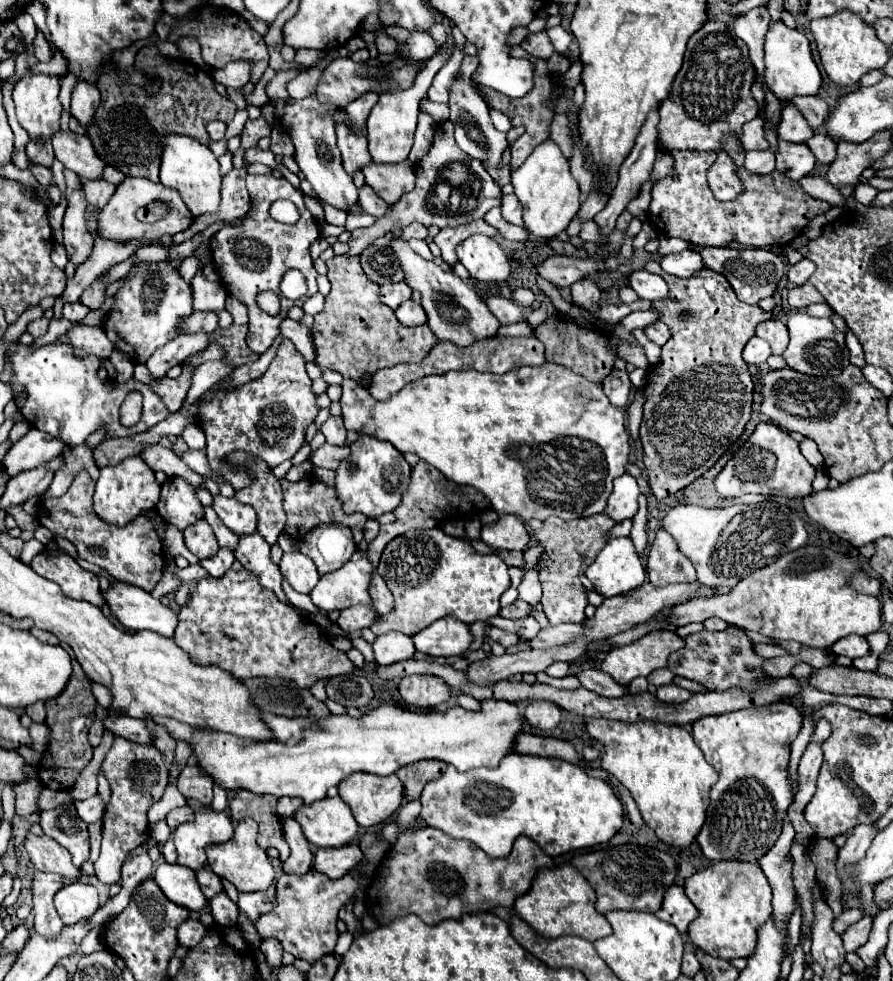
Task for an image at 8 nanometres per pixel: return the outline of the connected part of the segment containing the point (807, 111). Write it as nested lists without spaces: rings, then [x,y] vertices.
[[[792,97],[788,103],[794,105],[806,117],[806,121],[810,123],[812,129],[826,133],[822,125],[824,125],[824,119],[828,115],[828,105],[820,97]]]

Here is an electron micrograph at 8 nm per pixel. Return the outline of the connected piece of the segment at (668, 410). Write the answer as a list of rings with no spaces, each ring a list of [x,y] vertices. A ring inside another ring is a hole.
[[[648,261],[646,271],[656,273],[664,277],[664,281],[670,287],[670,299],[652,303],[662,311],[662,319],[670,329],[672,337],[662,347],[662,361],[652,367],[646,375],[646,403],[644,403],[644,419],[640,425],[640,441],[644,447],[644,469],[648,473],[648,483],[656,499],[666,499],[668,495],[684,489],[694,479],[698,479],[702,473],[706,473],[724,453],[722,451],[722,431],[724,439],[734,443],[742,431],[744,425],[750,419],[750,405],[752,405],[752,379],[748,373],[748,365],[742,359],[742,349],[748,343],[748,339],[756,333],[756,327],[762,321],[772,319],[770,311],[762,311],[758,305],[748,305],[738,301],[738,297],[732,293],[732,287],[728,285],[726,277],[702,269],[700,273],[680,279],[668,275],[658,261]]]

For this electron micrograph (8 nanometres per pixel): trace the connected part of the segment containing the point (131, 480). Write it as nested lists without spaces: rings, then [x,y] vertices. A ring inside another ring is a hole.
[[[136,455],[120,461],[118,465],[108,465],[100,469],[100,479],[96,481],[94,491],[94,511],[100,519],[112,525],[126,525],[128,521],[138,517],[140,511],[154,509],[158,497],[160,485],[154,479],[154,471]]]

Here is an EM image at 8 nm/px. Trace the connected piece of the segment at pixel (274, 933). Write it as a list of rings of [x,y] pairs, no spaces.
[[[364,865],[364,871],[352,869],[340,879],[330,879],[316,869],[302,875],[284,873],[276,881],[276,907],[270,913],[264,913],[264,917],[256,923],[260,937],[276,937],[284,951],[292,953],[296,959],[306,959],[308,963],[322,959],[336,947],[336,921],[340,907],[344,907],[350,899],[364,897],[372,873],[374,869],[368,865]]]

